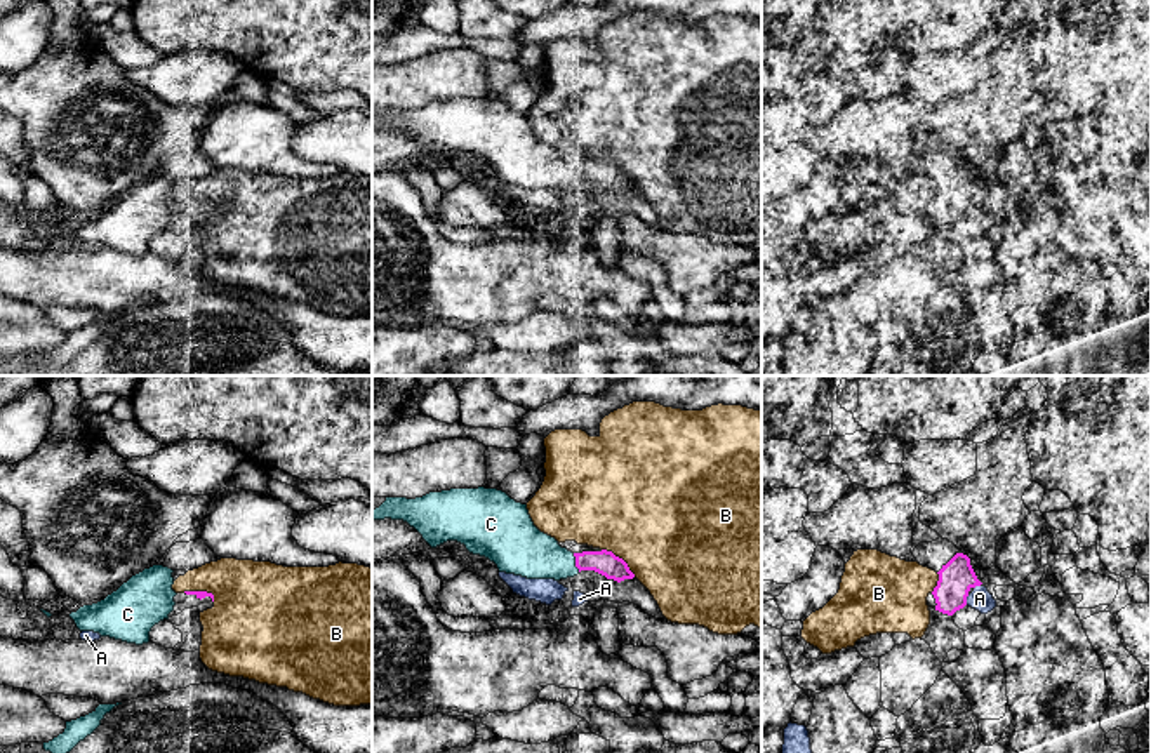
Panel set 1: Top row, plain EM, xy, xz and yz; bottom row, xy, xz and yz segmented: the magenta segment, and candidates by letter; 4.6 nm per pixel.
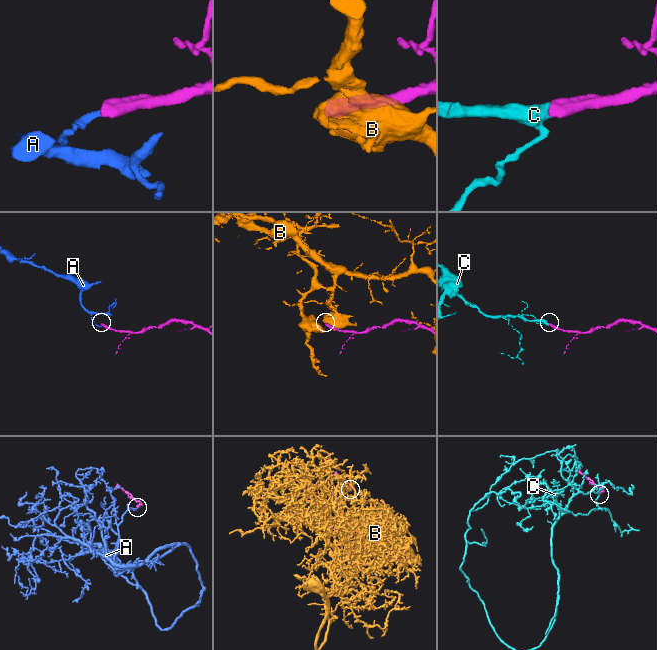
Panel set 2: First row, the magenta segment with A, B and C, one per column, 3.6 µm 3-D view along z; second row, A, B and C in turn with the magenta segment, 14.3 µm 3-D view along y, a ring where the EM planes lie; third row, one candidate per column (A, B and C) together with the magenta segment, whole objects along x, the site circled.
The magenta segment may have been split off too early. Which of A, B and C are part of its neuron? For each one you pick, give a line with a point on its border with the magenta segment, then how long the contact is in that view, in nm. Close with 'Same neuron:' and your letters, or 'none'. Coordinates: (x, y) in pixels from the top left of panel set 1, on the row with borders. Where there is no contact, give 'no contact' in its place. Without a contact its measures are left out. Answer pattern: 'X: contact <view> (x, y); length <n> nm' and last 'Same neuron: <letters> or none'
C: contact xz (576, 562); length 90 nm
Same neuron: C

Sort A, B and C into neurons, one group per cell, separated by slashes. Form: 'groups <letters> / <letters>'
groups A / B / C

